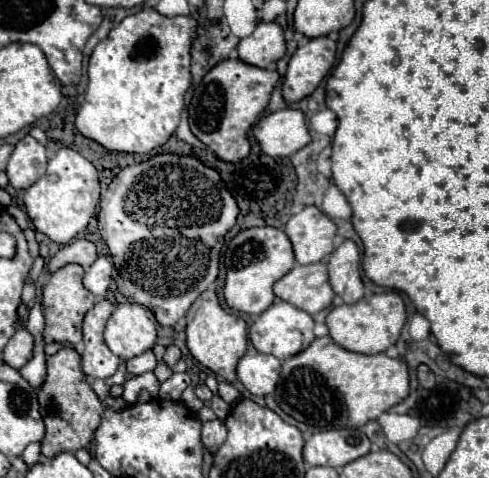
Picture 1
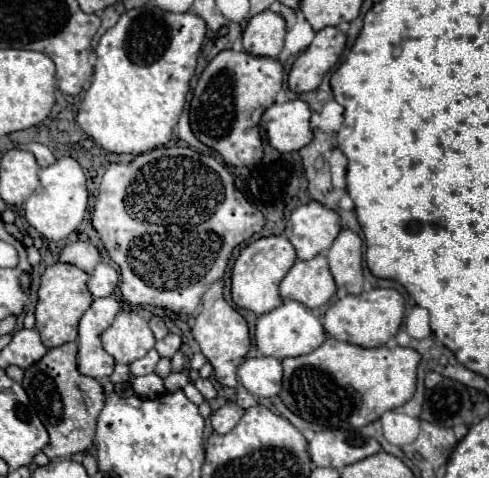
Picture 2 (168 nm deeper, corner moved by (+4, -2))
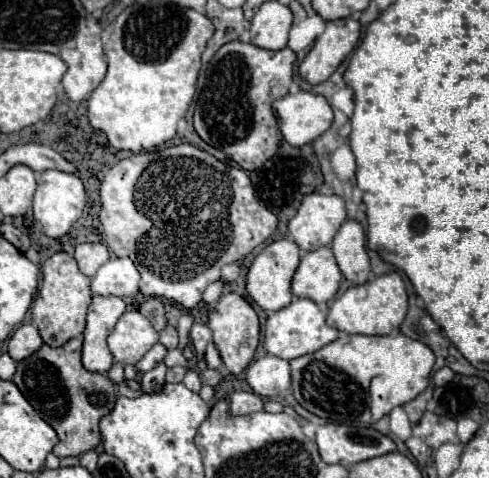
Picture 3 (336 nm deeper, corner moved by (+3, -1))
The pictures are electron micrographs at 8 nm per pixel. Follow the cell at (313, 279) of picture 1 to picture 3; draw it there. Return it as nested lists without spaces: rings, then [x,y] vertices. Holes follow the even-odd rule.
[[[328,246],[302,254],[300,266],[292,280],[292,292],[300,298],[310,298],[316,304],[336,296],[342,282],[342,272]]]

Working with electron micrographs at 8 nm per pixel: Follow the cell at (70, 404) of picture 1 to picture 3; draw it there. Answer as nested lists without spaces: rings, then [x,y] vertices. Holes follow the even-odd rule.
[[[72,338],[58,348],[44,344],[38,352],[18,362],[14,374],[14,384],[18,386],[18,390],[32,404],[32,408],[56,430],[60,442],[54,446],[54,454],[60,458],[80,456],[88,450],[94,450],[102,442],[98,430],[100,418],[110,414],[116,402],[114,382],[104,374],[86,370],[82,366],[80,352],[80,338]]]

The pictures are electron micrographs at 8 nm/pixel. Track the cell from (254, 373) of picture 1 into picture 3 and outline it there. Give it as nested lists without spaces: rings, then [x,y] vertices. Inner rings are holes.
[[[266,354],[246,368],[250,388],[264,398],[276,398],[290,388],[290,362]]]

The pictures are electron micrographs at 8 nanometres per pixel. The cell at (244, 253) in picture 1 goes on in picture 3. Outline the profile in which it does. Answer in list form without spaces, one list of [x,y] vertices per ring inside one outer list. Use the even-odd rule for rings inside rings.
[[[282,238],[278,242],[272,242],[270,246],[266,246],[252,262],[250,270],[248,270],[248,282],[246,282],[246,290],[248,294],[254,298],[254,302],[264,308],[266,312],[276,312],[282,310],[284,306],[288,306],[294,300],[294,294],[290,290],[292,284],[292,276],[296,272],[300,264],[300,248],[296,246],[294,240]]]

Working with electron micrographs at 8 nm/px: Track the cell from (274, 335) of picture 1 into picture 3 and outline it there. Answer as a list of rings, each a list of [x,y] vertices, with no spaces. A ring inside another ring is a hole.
[[[296,298],[290,306],[274,312],[268,316],[266,334],[264,334],[264,348],[284,360],[294,360],[304,354],[312,354],[322,346],[334,342],[338,338],[338,330],[326,324],[326,314],[318,308],[316,302],[308,298]]]

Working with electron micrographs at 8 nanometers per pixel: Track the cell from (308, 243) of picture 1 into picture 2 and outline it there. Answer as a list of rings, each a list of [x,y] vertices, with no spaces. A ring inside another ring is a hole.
[[[317,201],[297,207],[285,225],[285,237],[295,247],[299,259],[313,259],[325,253],[339,231],[339,215]]]

